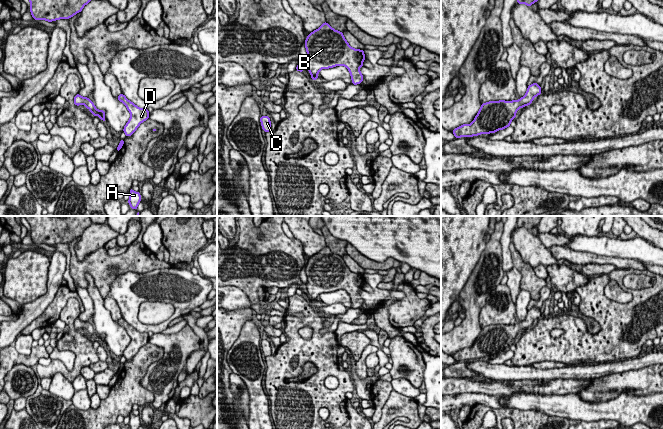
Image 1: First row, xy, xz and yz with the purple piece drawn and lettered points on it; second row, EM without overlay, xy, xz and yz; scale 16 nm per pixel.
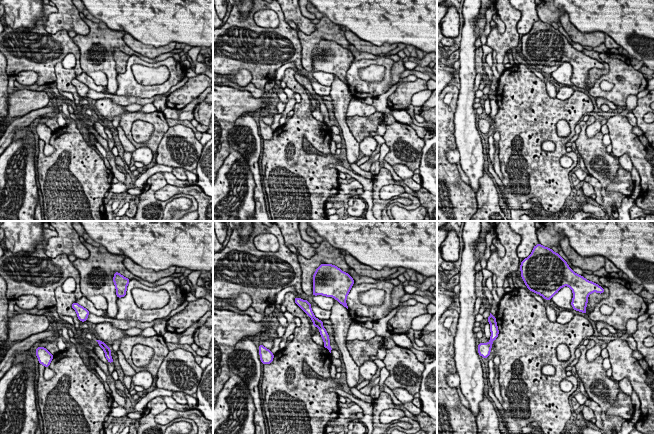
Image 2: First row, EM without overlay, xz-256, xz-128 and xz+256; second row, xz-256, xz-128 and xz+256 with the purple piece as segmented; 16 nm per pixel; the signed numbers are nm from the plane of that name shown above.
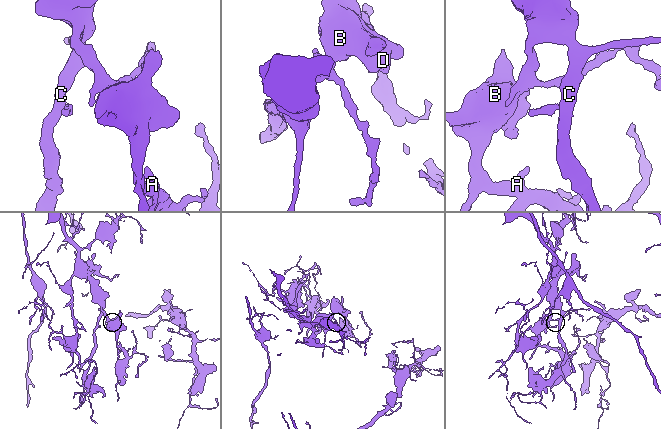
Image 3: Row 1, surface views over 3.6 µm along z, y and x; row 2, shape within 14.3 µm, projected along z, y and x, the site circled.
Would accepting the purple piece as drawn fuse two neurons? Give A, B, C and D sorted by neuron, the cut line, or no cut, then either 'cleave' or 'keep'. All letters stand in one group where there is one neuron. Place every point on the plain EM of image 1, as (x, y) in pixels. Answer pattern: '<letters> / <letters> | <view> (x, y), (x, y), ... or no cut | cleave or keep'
A B C D | no cut | keep

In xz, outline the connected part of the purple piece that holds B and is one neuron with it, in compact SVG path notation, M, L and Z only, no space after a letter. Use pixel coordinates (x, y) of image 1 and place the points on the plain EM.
M324 246L311 256L306 264L307 291L311 303L317 304L321 293L345 290L351 299L352 308L360 308L364 301L360 296L366 283L364 275L352 272L342 256Z

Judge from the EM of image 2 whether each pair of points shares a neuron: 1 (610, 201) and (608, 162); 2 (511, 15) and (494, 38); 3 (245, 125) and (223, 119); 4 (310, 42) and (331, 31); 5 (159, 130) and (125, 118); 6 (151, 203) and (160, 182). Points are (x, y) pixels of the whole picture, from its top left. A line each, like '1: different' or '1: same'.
1: same
2: same
3: different
4: same
5: same
6: same

